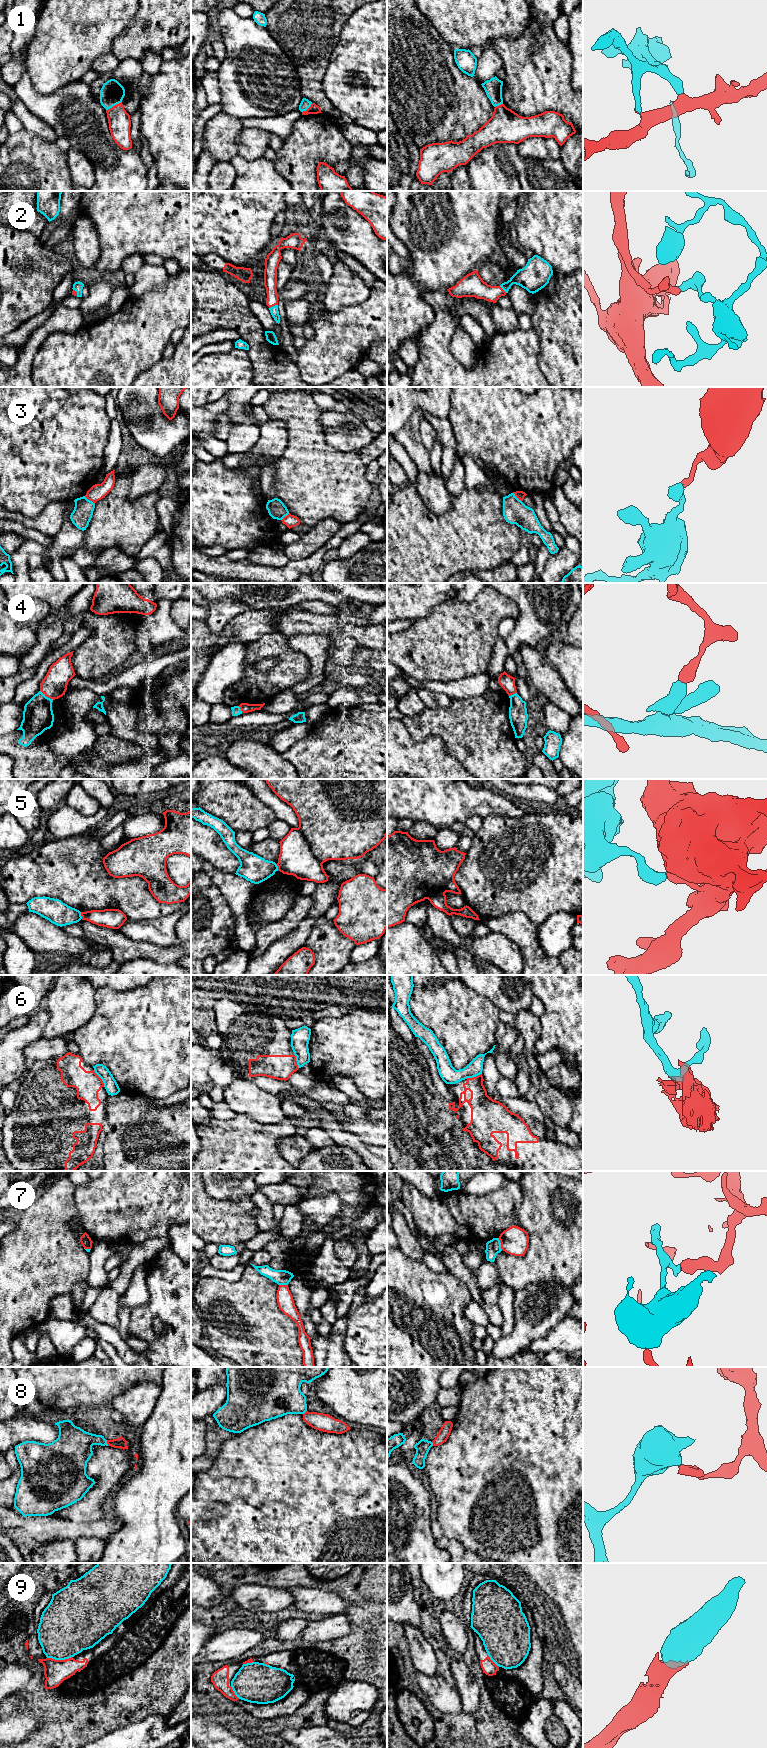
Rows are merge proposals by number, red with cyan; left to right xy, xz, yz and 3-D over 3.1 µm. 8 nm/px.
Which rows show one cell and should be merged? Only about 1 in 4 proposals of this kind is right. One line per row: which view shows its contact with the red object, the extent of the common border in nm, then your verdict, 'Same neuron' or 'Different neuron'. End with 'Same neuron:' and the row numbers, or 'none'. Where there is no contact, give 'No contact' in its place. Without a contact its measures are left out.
1: Touches red in xy. Shared border 150 nm. Same neuron
2: Touches red in xz. Shared border 80 nm. Same neuron
3: Touches red in xy. Shared border 110 nm. Different neuron
4: Touches red in xy. Shared border 130 nm. Different neuron
5: Touches red in xy. Shared border 60 nm. Different neuron
6: Touches red in xy. Shared border 160 nm. Different neuron
7: Touches red in yz. Shared border 100 nm. Different neuron
8: Touches red in xy. Shared border 50 nm. Different neuron
9: Touches red in xy. Shared border 200 nm. Same neuron
Same neuron: 1, 2, 9

